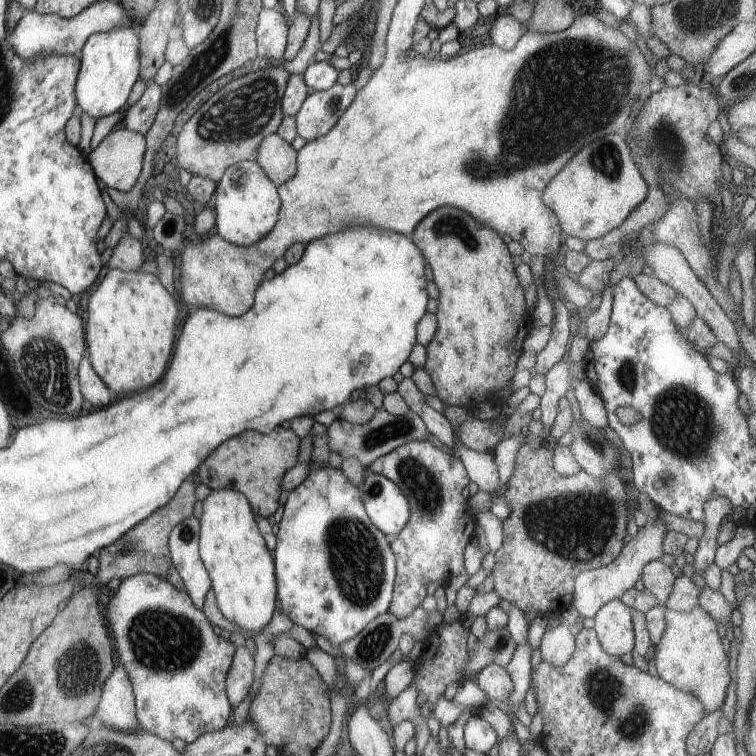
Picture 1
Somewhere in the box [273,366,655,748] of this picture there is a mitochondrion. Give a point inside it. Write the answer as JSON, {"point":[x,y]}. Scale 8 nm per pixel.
{"point":[580,527]}

